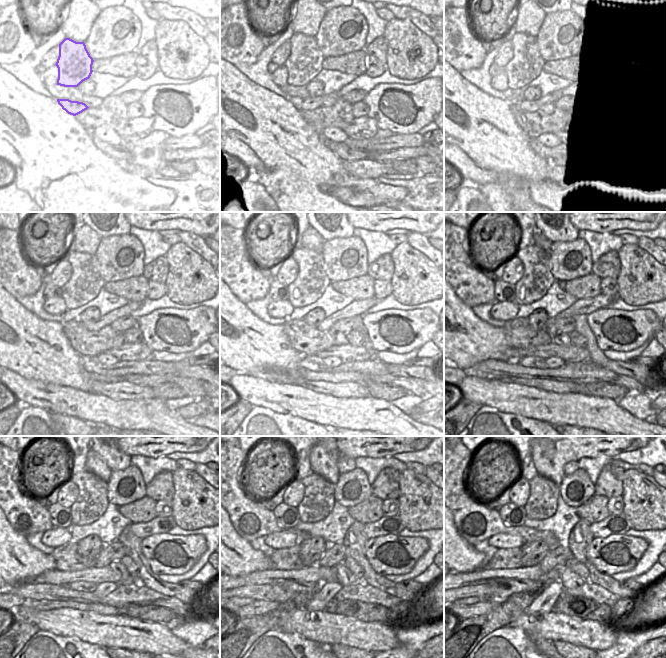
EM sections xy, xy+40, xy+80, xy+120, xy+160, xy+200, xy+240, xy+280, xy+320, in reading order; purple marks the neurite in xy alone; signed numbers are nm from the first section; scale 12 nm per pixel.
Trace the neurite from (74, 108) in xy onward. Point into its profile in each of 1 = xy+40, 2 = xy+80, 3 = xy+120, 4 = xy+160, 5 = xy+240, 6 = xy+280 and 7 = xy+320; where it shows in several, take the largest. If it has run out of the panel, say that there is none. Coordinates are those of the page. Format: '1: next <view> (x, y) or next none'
1: next xy+40 (307, 104)
2: next xy+80 (550, 102)
3: next xy+120 (102, 325)
4: next xy+160 (360, 307)
5: next xy+240 (159, 525)
6: next xy+280 (393, 525)
7: next xy+320 (614, 524)

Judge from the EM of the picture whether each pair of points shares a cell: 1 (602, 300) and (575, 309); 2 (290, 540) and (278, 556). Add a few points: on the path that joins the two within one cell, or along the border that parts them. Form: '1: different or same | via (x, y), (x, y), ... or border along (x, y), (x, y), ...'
1: same | via (595, 304), (582, 306)
2: different | border along (297, 543), (275, 550)

